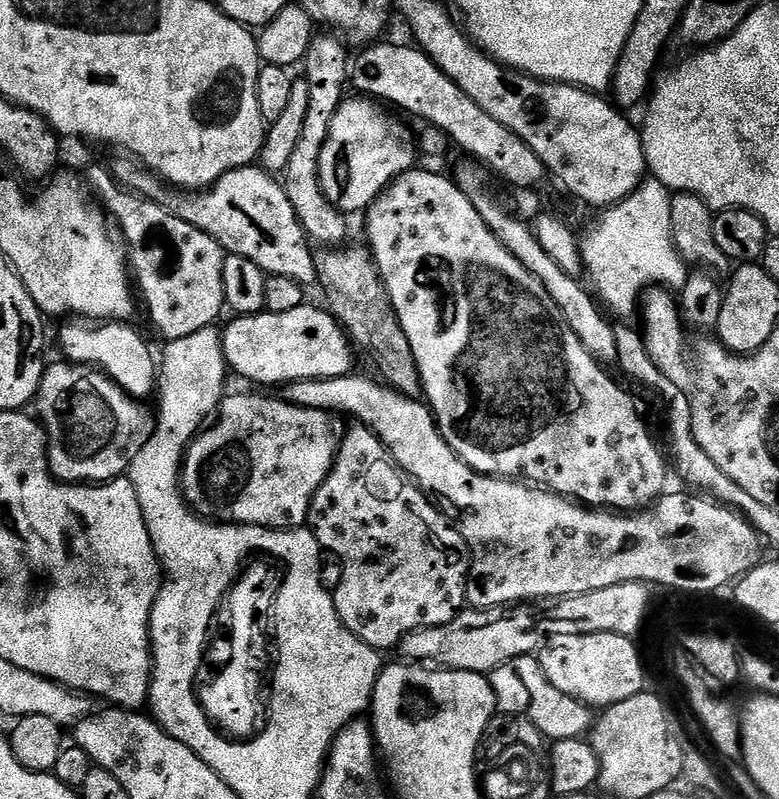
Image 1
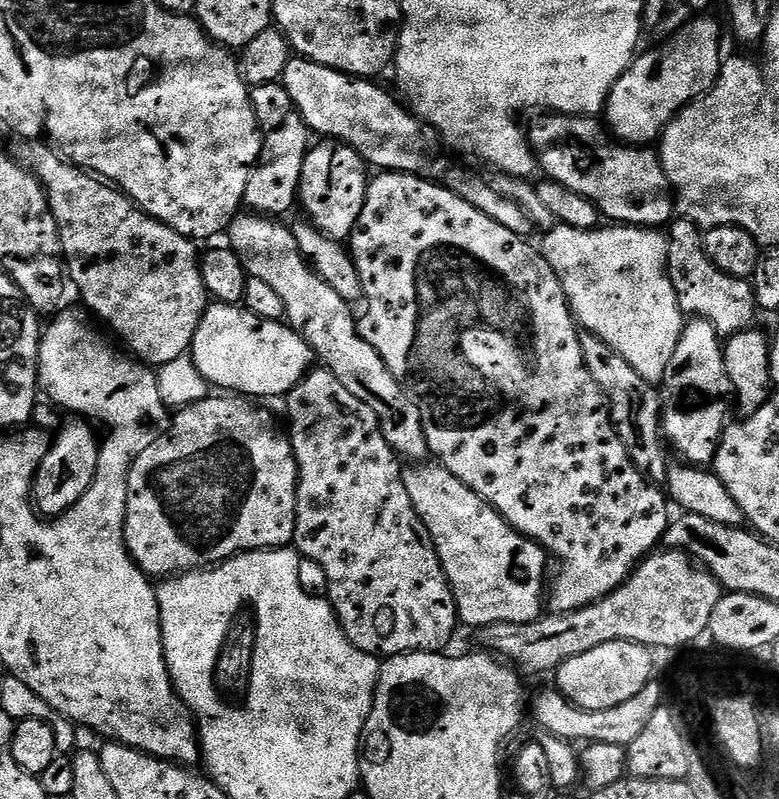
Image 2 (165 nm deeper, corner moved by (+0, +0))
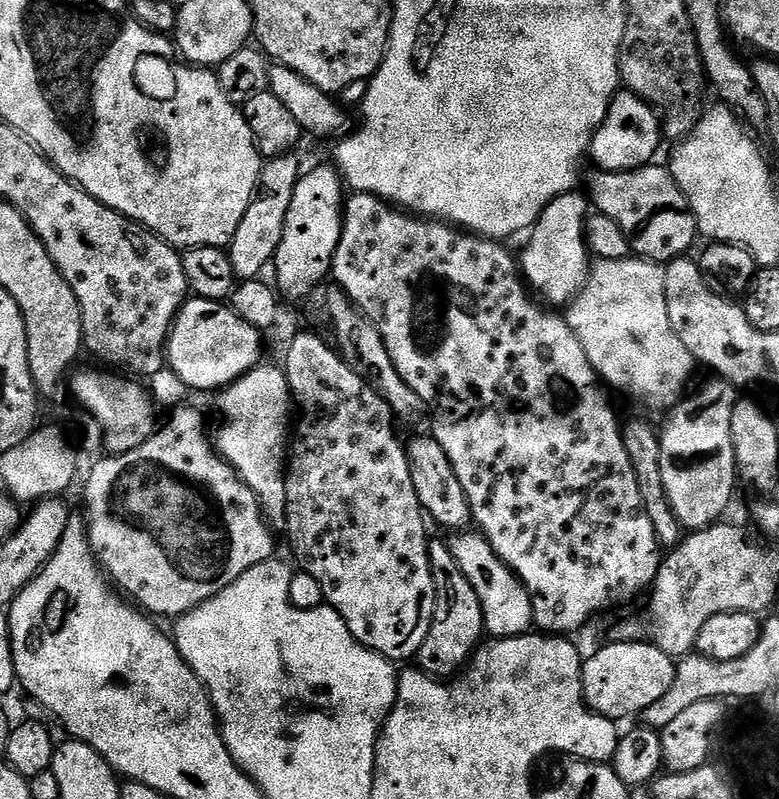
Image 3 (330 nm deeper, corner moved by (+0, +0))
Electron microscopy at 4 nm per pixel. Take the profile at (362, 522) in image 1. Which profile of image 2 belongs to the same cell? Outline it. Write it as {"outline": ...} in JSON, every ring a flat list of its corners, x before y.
{"outline":[[309,371,286,397,288,420,292,423,292,449,300,466,295,551,301,557,308,559,309,556,313,565,323,568,327,599,348,641,358,646,358,650,377,658,403,652,444,652,458,629,456,596,448,584,432,536,416,513,408,487,404,485,401,461,382,434,378,414,374,414,362,398,354,398,332,372,316,371]]}

